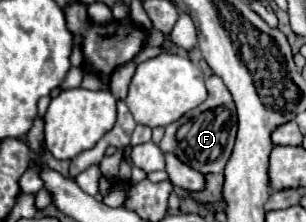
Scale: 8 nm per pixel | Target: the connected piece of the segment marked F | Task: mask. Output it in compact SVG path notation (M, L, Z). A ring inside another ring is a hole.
M210 76L206 80L206 88L208 88L208 98L200 106L196 106L194 110L186 112L180 120L166 126L166 134L160 142L160 150L176 154L184 164L188 164L190 168L202 174L208 172L218 174L224 170L234 150L238 118L236 118L234 100L218 76Z

